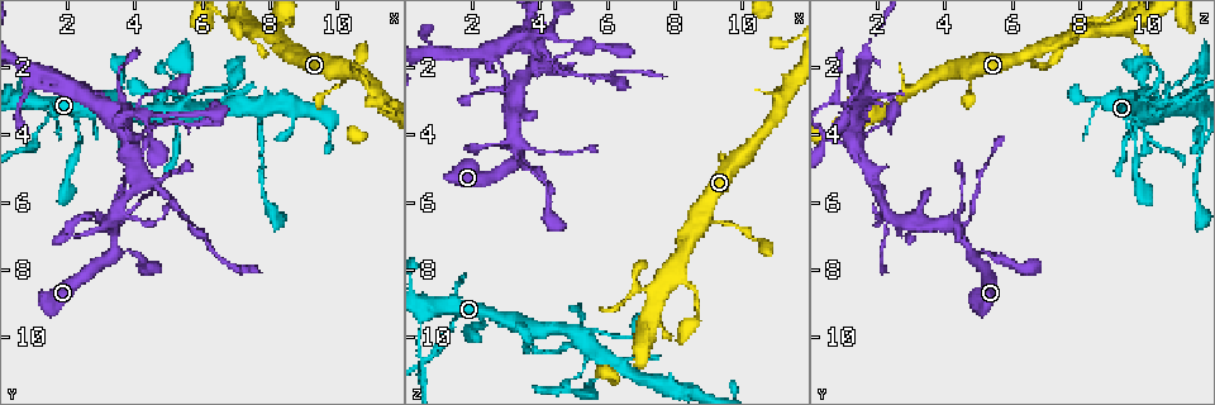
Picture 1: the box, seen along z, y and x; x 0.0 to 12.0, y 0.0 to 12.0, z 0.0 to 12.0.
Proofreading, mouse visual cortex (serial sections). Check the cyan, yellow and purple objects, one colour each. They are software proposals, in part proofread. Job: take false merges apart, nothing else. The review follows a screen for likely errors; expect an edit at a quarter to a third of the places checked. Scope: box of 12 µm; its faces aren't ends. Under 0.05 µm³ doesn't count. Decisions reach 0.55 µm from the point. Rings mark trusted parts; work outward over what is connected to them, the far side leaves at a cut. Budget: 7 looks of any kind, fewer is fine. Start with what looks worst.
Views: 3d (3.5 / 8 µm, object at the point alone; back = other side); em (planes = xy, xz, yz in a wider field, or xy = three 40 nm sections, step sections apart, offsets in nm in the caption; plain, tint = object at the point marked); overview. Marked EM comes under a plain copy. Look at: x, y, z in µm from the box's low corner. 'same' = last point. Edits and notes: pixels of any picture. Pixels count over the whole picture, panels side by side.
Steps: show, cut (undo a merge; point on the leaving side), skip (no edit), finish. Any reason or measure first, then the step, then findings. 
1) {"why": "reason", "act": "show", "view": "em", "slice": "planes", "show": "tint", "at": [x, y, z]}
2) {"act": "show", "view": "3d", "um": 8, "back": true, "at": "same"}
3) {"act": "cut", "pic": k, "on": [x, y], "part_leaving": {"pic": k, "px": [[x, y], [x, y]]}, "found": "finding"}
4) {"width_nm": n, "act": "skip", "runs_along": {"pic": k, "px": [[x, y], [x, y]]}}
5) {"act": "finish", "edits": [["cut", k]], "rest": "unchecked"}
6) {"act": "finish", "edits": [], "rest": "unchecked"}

{"act": "show", "view": "em", "slice": "xy", "step": 5, "show": "tint", "at": [3.3, 6.6, 4.2]}

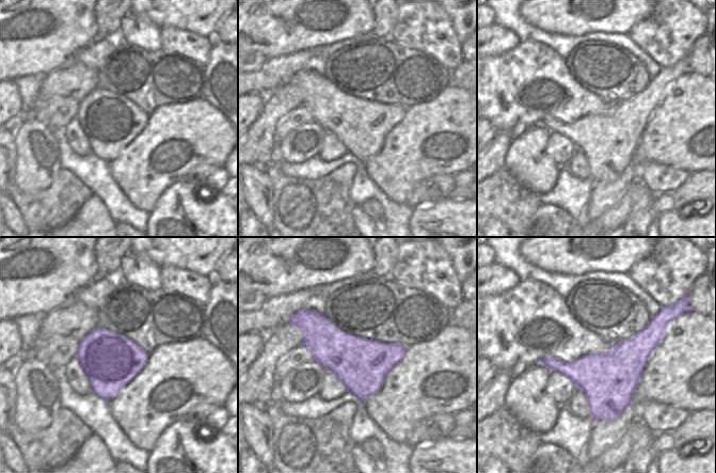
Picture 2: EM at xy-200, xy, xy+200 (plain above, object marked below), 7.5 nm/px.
{"why": "wider look", "act": "show", "view": "3d", "um": 3.5, "at": "same"}

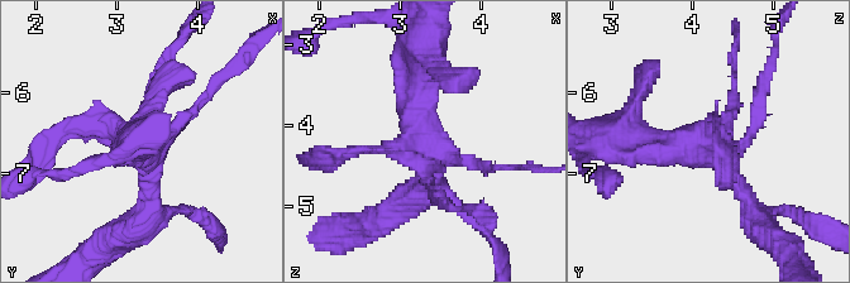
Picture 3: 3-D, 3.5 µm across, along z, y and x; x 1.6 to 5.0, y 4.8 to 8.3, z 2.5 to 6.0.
{"act": "skip", "runs_along": {"pic": 3, "px": [[758, 219], [710, 145], [635, 137]]}, "found": "one cell here"}

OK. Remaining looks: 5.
{"why": "sharp bend", "act": "show", "view": "em", "slice": "xy", "step": 3, "show": "tint", "at": [3.9, 3.4, 10.2]}

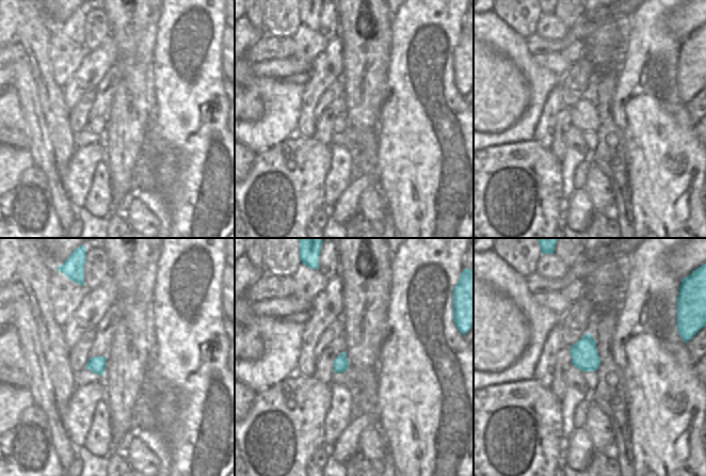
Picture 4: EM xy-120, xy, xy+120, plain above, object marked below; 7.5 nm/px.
{"act": "show", "view": "3d", "um": 3.5, "at": "same"}

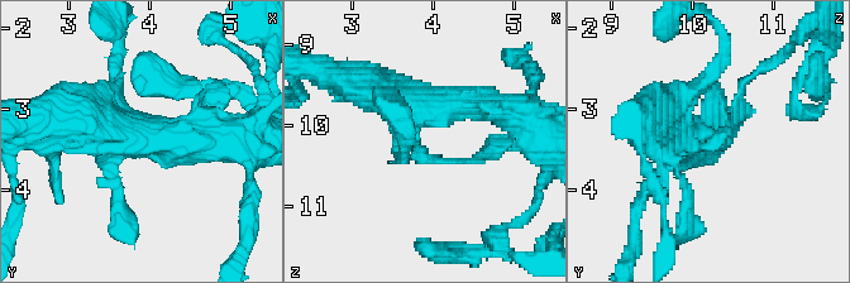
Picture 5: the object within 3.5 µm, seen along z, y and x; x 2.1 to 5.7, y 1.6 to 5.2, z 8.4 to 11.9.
{"act": "skip", "runs_along": {"pic": 5, "px": [[95, 128], [142, 144], [200, 113]]}, "found": "continuous, no second cell"}

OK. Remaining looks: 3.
{"act": "show", "view": "em", "slice": "planes", "show": "tint", "at": [5.6, 3.1, 11.3]}

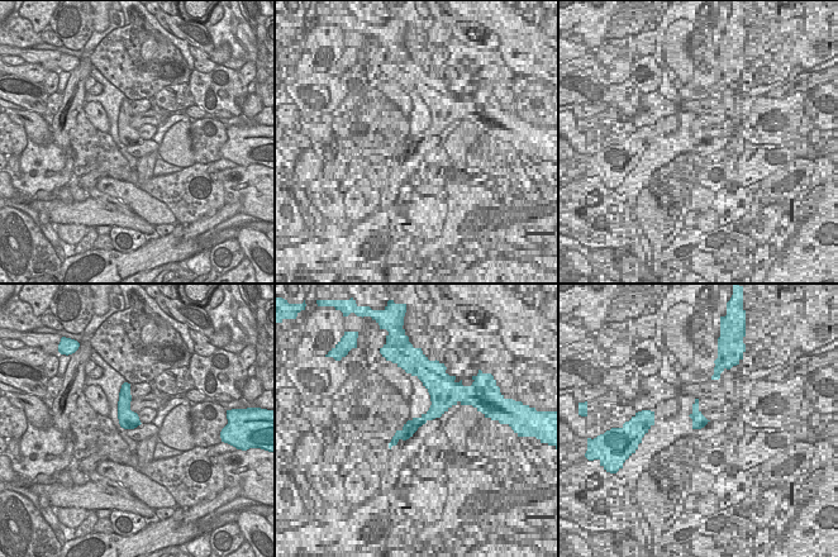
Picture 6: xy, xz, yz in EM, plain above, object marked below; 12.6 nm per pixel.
{"act": "show", "view": "3d", "um": 3.5, "at": "same"}

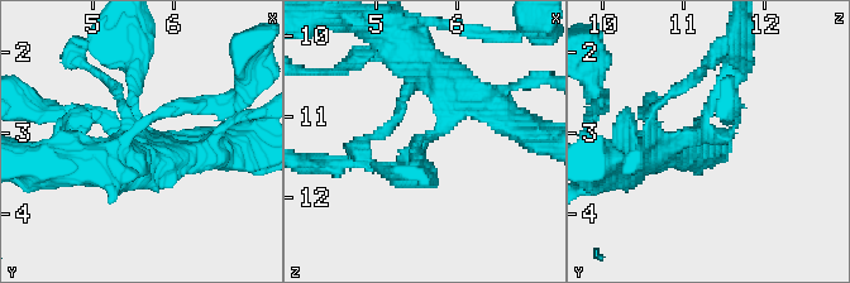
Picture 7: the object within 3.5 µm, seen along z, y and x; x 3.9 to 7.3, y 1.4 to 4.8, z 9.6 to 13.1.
{"arms": 3, "act": "skip", "runs_along": {"pic": 7, "px": [[646, 157], [708, 133], [740, 60]]}, "found": "continuous, no second cell"}

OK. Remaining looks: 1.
{"act": "finish", "edits": [], "rest": "unchecked"}

